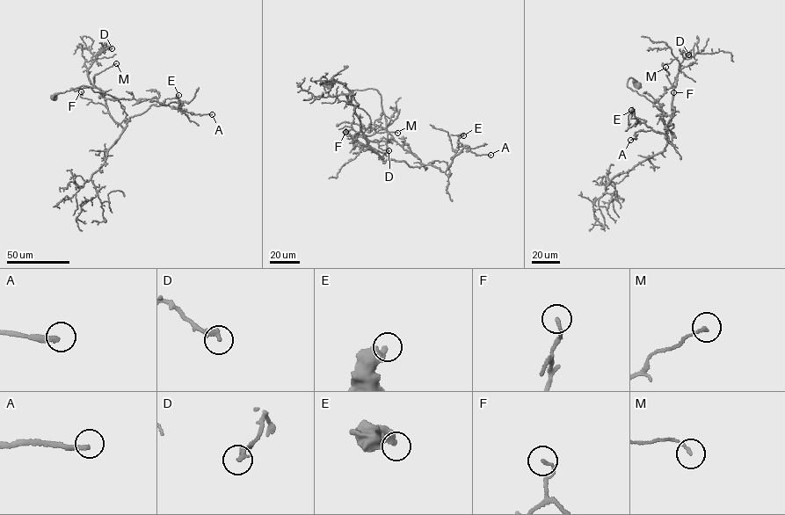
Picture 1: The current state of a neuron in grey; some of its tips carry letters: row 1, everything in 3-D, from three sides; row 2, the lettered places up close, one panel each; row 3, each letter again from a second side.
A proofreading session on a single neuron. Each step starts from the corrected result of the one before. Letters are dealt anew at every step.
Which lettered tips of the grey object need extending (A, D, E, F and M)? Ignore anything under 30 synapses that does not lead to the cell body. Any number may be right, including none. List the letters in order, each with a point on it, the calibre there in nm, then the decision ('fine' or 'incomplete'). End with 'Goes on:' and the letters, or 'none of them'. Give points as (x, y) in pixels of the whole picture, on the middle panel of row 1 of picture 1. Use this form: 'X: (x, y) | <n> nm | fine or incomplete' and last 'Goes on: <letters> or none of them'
A: (490, 155) | 240 nm | incomplete
D: (388, 150) | 260 nm | fine
E: (463, 135) | 440 nm | fine
F: (345, 132) | 140 nm | fine
M: (397, 133) | 140 nm | fine
Goes on: A

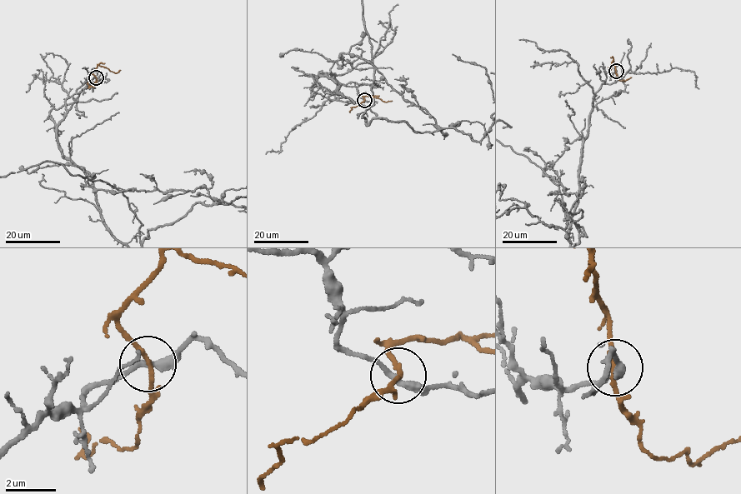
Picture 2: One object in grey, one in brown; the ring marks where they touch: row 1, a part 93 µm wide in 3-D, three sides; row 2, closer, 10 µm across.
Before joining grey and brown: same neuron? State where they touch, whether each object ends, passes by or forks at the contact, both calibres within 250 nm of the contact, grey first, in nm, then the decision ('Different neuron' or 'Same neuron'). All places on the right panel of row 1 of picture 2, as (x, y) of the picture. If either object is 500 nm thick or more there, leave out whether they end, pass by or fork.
Place: (616, 71). At the ring grey passes by. At the ring brown passes by. Thickness 260 nm (grey) against 170 nm. Different neuron

